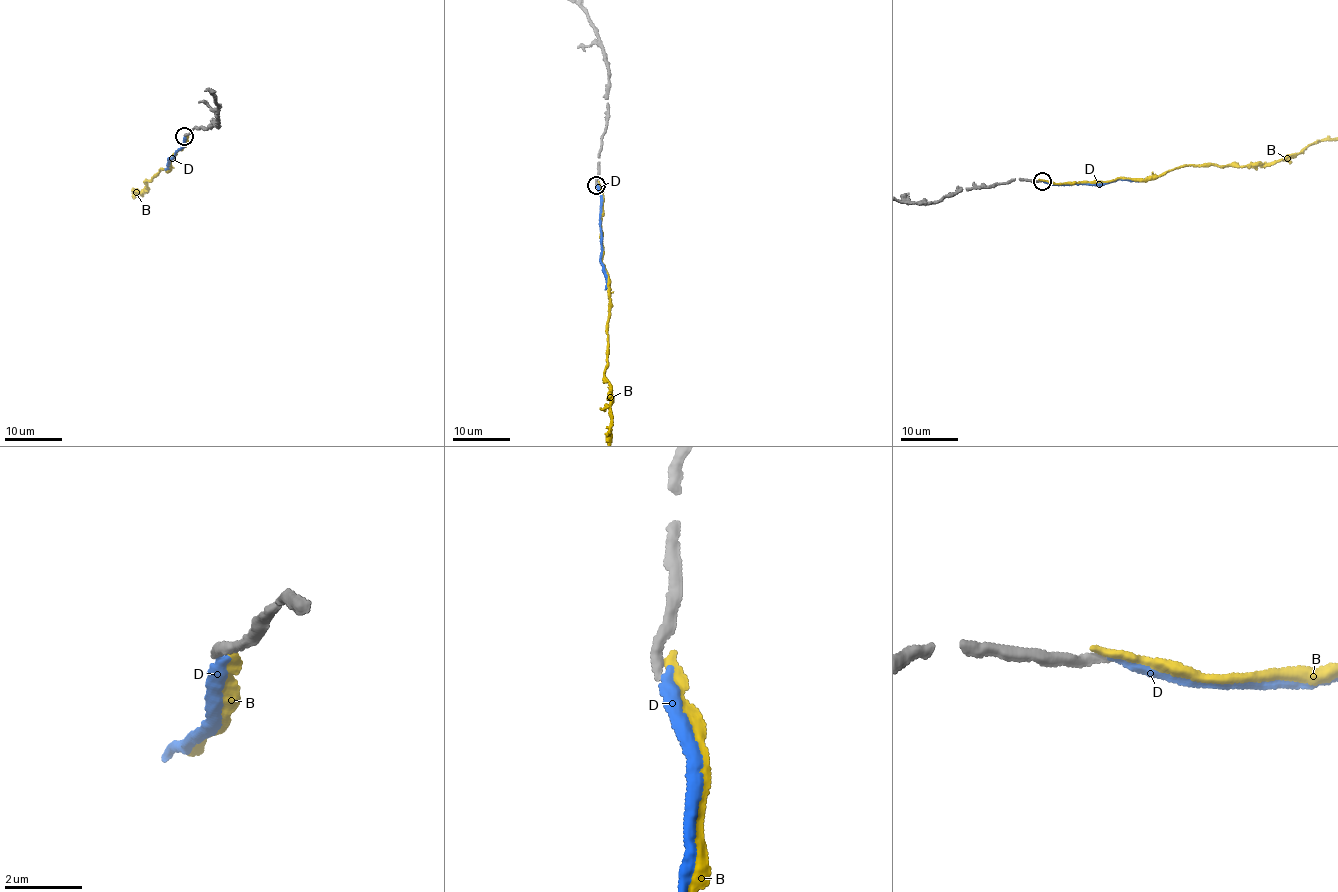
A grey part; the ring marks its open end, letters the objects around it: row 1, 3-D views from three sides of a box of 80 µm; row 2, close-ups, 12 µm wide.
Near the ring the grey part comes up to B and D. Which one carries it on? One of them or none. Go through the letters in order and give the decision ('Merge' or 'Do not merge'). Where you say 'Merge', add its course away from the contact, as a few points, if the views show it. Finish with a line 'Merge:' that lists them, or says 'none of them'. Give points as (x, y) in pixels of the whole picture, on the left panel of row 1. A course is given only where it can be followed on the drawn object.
B: Do not merge
D: Merge. Its course: (185, 135), (185, 143), (164, 169)
Merge: D

